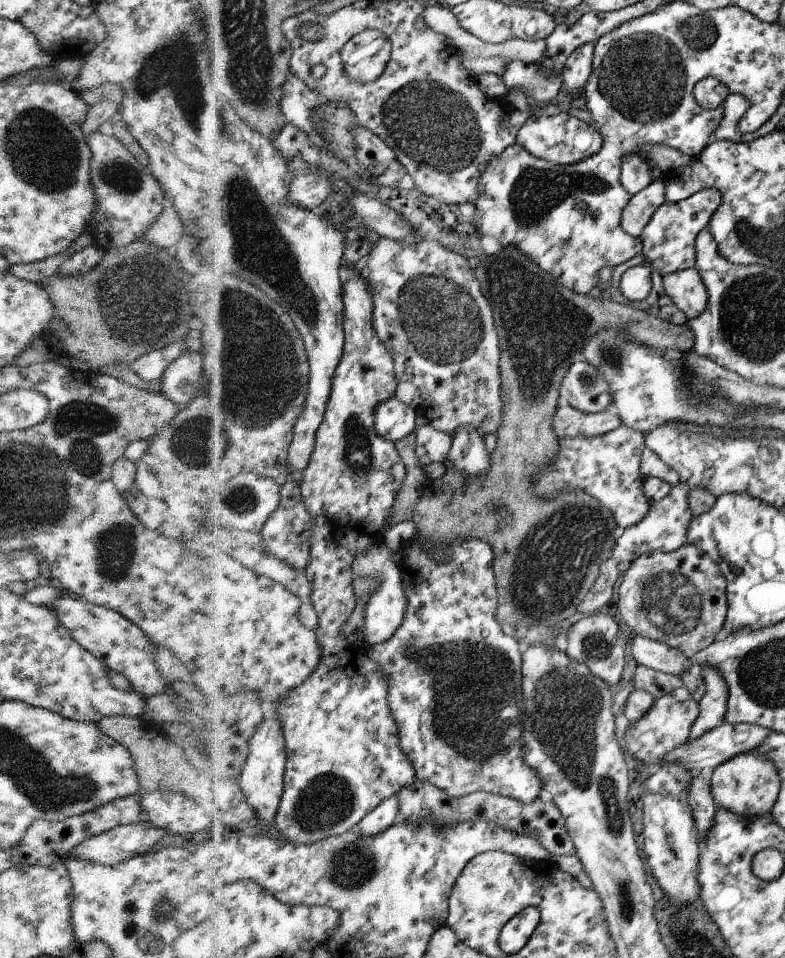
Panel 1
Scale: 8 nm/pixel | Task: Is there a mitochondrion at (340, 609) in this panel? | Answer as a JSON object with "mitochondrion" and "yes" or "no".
{"mitochondrion":"no"}

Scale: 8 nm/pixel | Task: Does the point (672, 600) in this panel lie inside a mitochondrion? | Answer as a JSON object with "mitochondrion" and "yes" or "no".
{"mitochondrion":"yes"}

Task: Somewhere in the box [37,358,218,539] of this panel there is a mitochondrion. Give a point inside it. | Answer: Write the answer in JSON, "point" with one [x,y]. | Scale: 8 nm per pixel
{"point":[87,424]}

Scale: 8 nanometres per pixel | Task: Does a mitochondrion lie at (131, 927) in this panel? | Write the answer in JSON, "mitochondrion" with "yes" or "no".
{"mitochondrion":"yes"}

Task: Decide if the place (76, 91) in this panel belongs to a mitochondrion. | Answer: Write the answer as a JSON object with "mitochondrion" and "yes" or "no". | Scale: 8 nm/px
{"mitochondrion":"no"}

